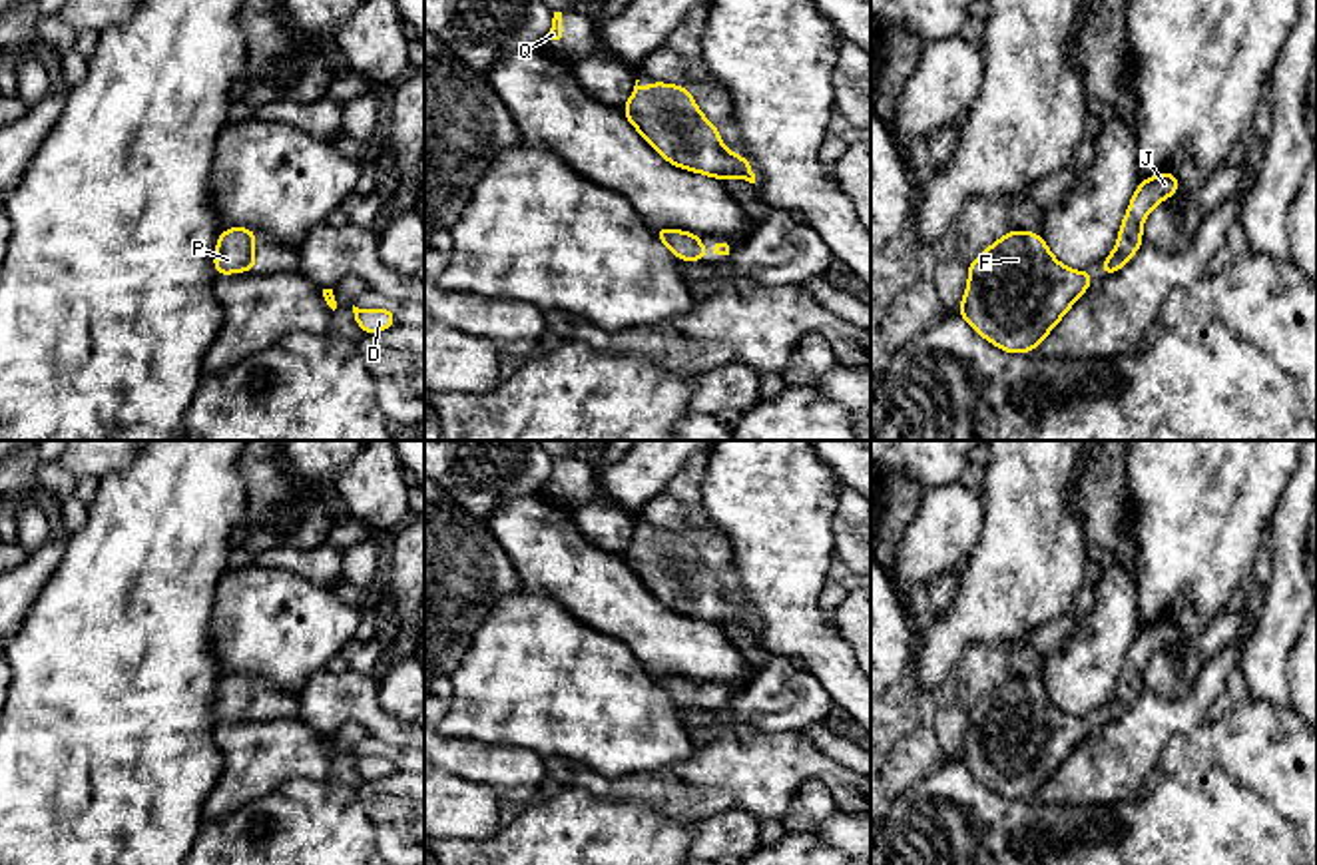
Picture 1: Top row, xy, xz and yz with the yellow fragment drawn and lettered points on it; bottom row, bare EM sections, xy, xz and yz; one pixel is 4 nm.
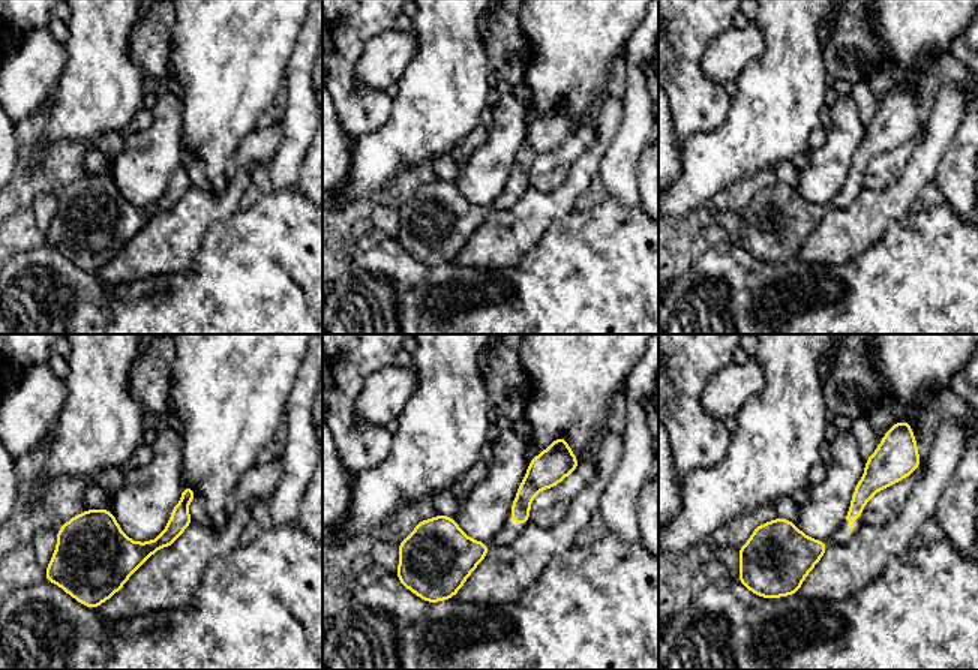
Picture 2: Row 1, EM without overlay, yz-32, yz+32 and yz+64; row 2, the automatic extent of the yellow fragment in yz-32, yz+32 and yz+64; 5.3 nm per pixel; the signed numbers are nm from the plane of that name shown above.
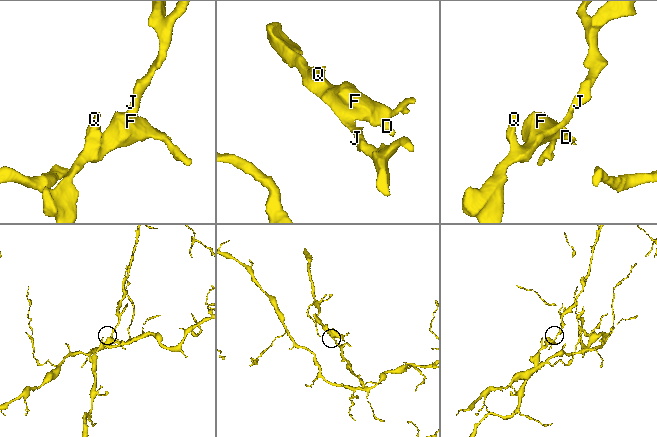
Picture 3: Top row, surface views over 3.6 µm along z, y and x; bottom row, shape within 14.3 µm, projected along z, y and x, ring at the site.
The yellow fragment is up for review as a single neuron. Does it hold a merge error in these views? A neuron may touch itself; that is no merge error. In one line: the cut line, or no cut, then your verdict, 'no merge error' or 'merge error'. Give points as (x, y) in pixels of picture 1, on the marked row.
cut none; no merge error

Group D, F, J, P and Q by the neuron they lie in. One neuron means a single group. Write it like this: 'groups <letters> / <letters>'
groups D F J P Q

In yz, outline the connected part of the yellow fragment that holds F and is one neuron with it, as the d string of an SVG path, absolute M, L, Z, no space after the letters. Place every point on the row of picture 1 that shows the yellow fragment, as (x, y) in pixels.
M1014 229L968 265L968 285L954 311L988 343L1006 353L1032 353L1086 293L1094 275L1062 265L1040 233Z

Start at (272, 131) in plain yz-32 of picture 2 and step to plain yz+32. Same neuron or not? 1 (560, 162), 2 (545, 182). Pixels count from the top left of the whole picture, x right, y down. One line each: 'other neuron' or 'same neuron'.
1: same neuron
2: same neuron

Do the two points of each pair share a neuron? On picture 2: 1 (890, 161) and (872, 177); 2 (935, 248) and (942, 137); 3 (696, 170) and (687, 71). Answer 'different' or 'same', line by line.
1: same
2: different
3: different

